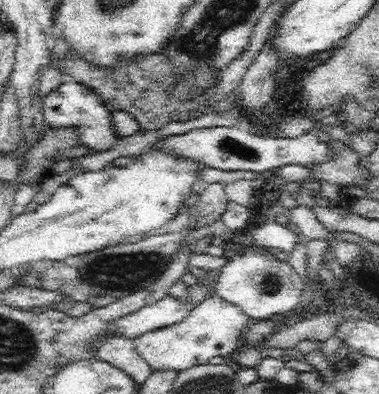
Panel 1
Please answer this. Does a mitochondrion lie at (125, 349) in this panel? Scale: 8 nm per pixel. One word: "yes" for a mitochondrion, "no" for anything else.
no

